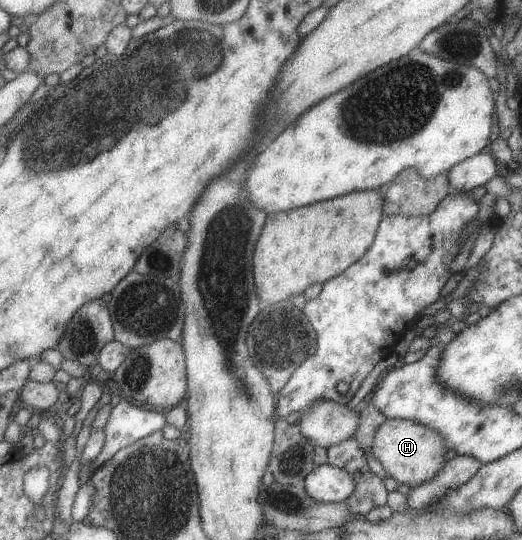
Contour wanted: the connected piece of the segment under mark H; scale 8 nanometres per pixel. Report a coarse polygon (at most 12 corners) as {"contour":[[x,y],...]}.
{"contour":[[385,418],[373,456],[411,488],[445,463],[436,430]]}

